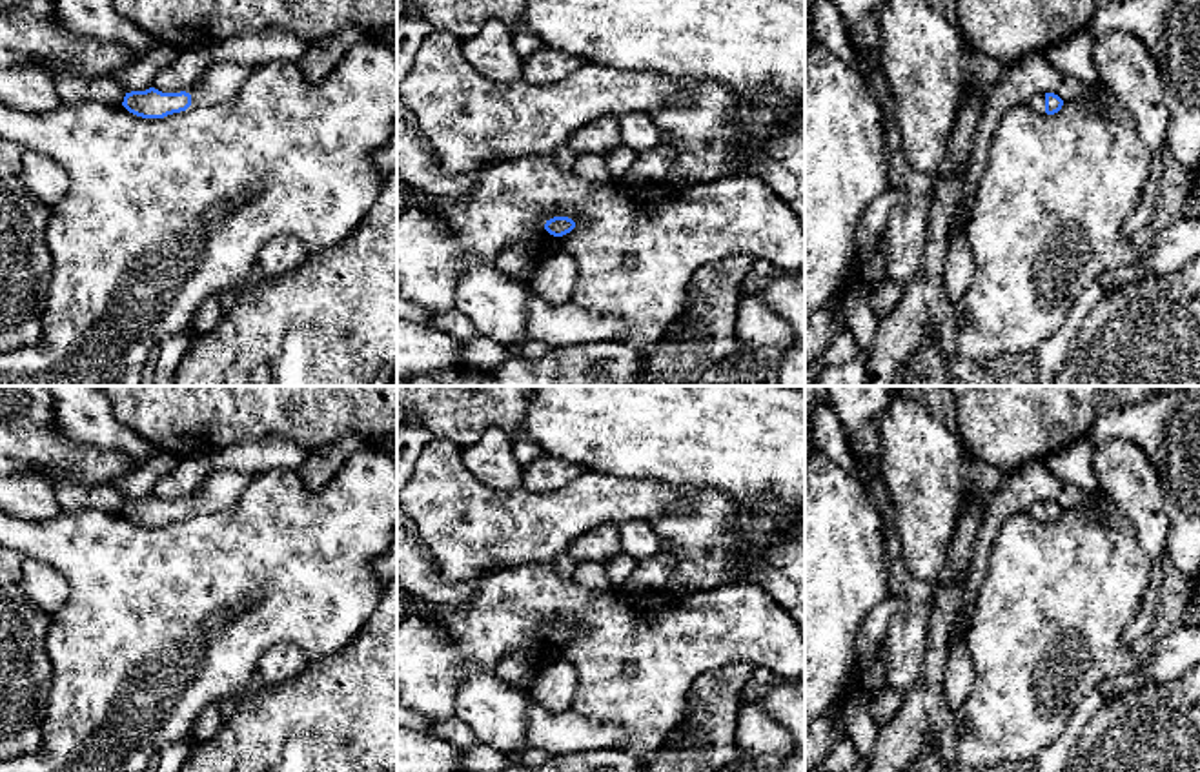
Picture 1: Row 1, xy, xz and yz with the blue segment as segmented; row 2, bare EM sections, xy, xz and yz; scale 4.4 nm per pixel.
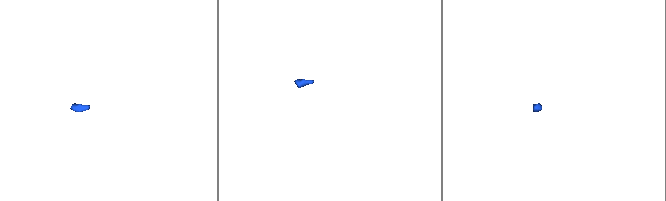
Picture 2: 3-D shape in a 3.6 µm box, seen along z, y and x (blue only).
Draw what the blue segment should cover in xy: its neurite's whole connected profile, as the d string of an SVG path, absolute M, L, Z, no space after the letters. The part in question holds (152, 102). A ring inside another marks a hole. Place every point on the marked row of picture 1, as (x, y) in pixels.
M213 62L188 91L162 93L155 87L126 93L122 106L142 118L164 118L195 106L215 106L237 98L251 67L235 62Z

